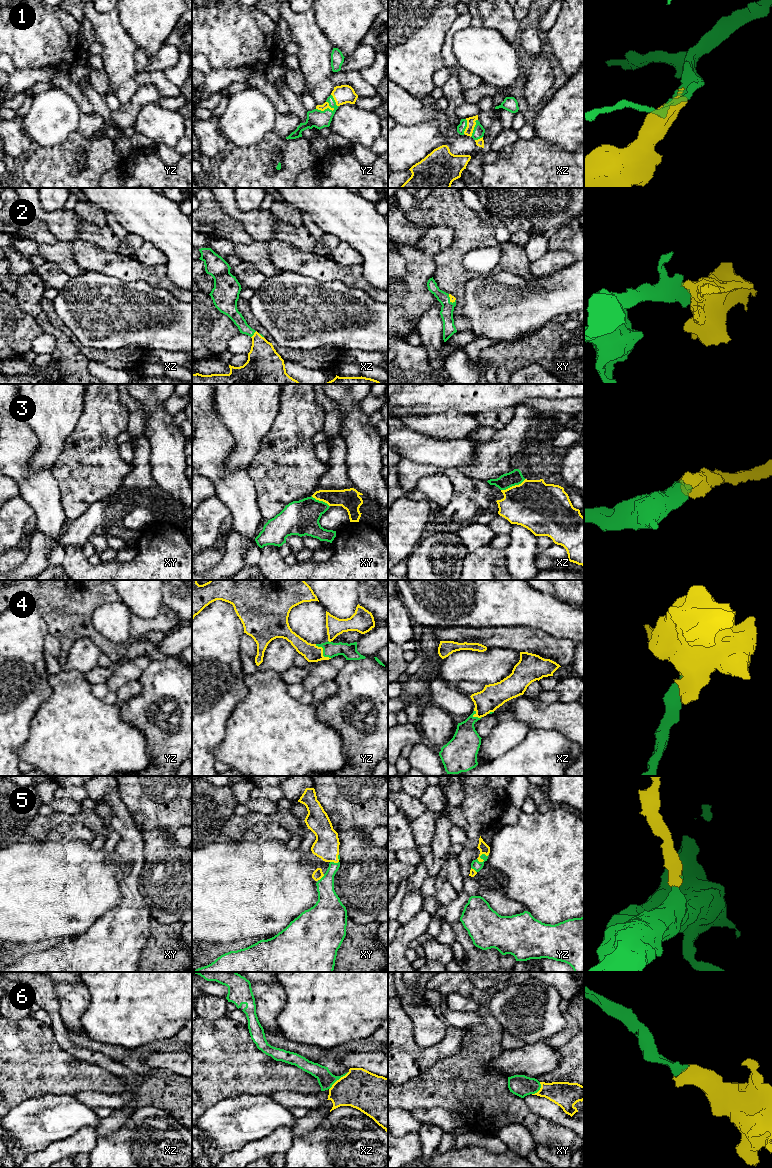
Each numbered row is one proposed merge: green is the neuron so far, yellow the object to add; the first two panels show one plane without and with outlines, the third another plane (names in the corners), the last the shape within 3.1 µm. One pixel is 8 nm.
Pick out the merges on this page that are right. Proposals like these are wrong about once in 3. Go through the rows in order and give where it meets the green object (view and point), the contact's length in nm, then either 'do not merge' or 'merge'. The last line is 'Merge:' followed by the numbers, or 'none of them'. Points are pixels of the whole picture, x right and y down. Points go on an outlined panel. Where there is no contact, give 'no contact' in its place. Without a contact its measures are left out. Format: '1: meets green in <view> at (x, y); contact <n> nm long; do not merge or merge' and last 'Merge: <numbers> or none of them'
1: meets green in yz at (325, 109); contact 150 nm long; merge
2: meets green in xz at (253, 334); contact 70 nm long; merge
3: meets green in xz at (513, 485); contact 220 nm long; merge
4: meets green in yz at (323, 652); contact 170 nm long; merge
5: meets green in yz at (480, 857); contact 110 nm long; merge
6: meets green in xz at (338, 1079); contact 220 nm long; merge
Merge: 1, 2, 3, 4, 5, 6

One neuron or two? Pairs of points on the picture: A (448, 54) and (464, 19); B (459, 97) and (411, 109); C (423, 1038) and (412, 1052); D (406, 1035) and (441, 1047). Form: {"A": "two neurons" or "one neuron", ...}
{"A": "one neuron", "B": "two neurons", "C": "two neurons", "D": "one neuron"}

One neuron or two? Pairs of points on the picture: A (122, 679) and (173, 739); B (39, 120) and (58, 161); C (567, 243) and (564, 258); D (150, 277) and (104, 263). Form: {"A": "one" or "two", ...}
{"A": "two", "B": "two", "C": "two", "D": "one"}

